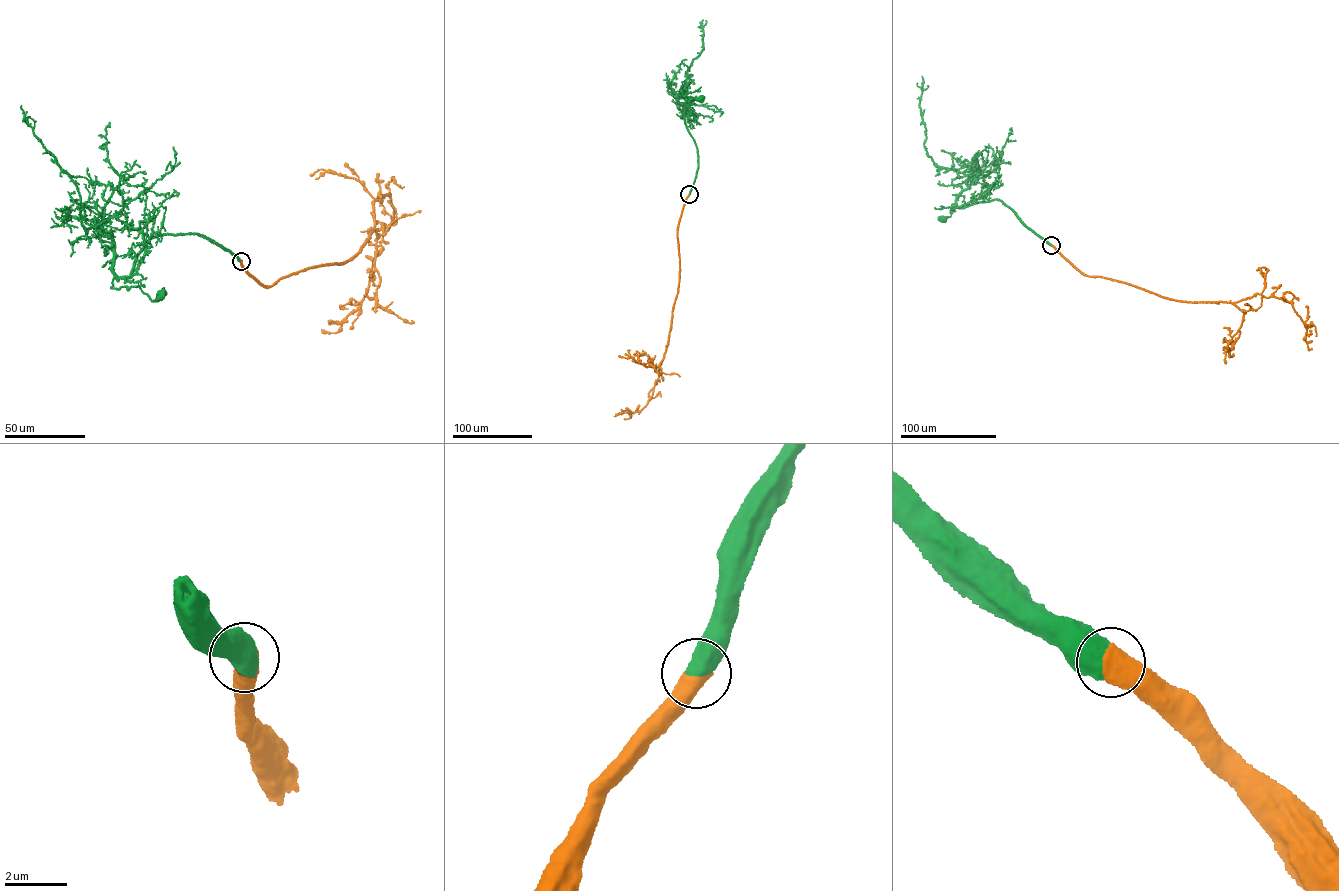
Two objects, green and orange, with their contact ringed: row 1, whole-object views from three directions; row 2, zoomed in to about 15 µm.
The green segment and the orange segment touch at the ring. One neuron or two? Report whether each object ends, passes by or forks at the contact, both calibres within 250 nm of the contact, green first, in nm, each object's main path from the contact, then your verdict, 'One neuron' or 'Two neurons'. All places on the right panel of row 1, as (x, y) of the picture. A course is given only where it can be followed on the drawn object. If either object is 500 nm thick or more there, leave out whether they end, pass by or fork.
Thickness 800 nm (green) against 650 nm. Course of green: (1051, 245), (997, 199), (960, 207), (952, 204), (950, 209), (954, 211), (943, 221), (942, 217). Course of orange: (1052, 245), (1087, 276), (1175, 300), (1233, 303), (1257, 294), (1287, 300), (1303, 322), (1305, 339), (1312, 349). One neuron

